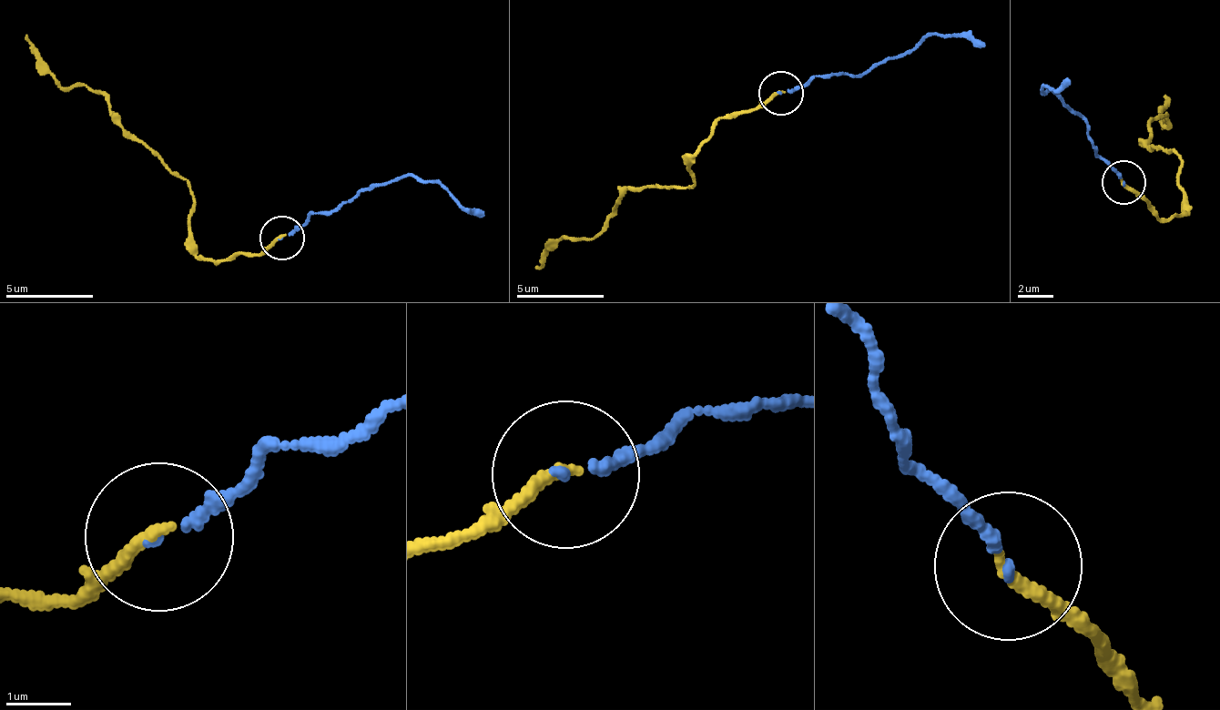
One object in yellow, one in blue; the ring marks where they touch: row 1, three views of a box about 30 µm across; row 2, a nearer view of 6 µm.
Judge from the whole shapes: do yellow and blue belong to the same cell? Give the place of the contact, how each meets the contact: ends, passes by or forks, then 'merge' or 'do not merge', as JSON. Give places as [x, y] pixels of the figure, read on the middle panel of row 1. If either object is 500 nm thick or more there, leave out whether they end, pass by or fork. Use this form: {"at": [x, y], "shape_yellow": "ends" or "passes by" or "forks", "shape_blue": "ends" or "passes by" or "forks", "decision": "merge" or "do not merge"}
{"at": [781, 93], "shape_yellow": "ends", "shape_blue": "ends", "decision": "merge"}

